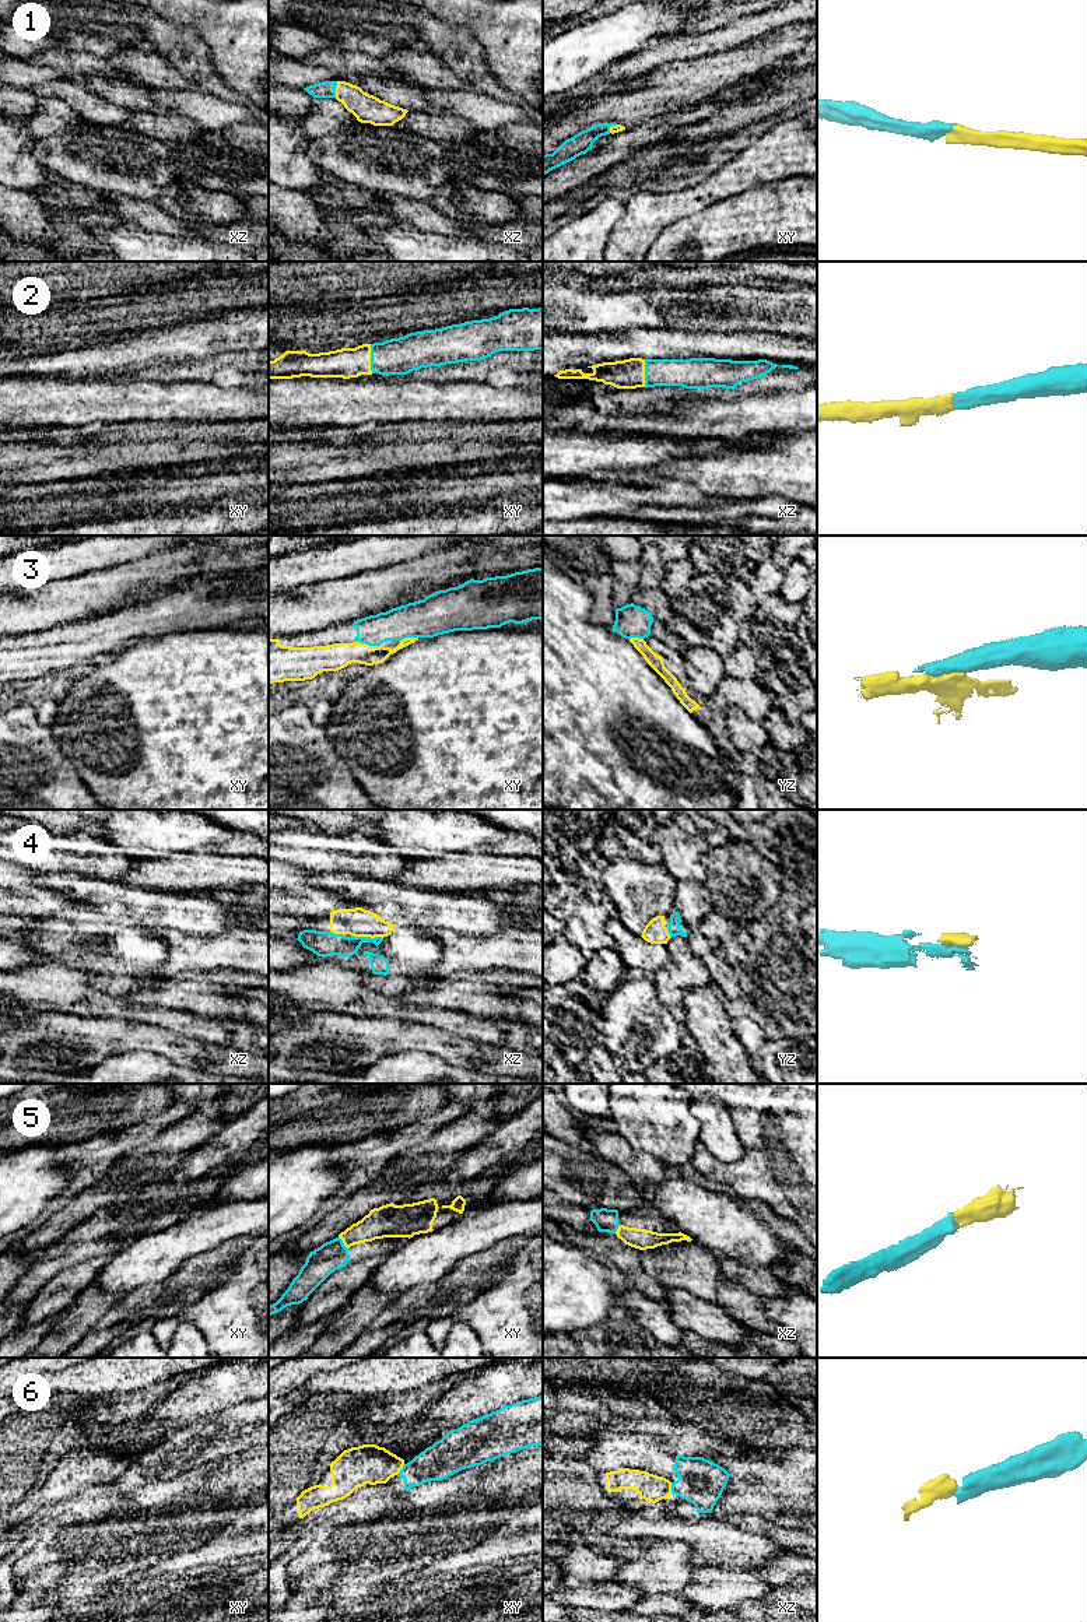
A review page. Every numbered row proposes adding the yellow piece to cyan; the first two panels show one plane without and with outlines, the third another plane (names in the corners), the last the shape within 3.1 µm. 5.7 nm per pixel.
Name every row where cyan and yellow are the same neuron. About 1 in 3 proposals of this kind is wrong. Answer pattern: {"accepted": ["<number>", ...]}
{"accepted": ["1", "2", "3", "4", "5"]}

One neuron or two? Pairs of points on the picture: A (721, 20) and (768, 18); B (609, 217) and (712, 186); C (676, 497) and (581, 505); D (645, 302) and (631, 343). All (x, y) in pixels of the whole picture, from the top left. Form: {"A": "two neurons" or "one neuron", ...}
{"A": "two neurons", "B": "two neurons", "C": "one neuron", "D": "two neurons"}

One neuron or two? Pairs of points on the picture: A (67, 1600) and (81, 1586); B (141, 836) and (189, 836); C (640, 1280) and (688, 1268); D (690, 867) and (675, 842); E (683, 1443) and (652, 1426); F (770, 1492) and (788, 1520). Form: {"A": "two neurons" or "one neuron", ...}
{"A": "one neuron", "B": "one neuron", "C": "two neurons", "D": "one neuron", "E": "one neuron", "F": "one neuron"}

